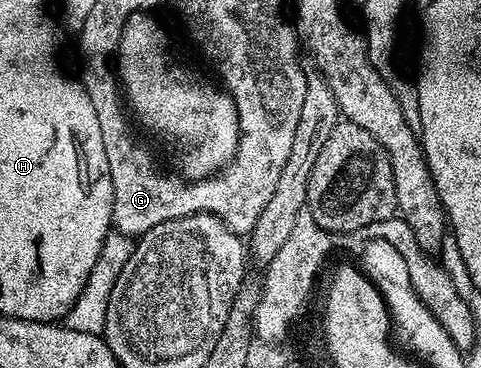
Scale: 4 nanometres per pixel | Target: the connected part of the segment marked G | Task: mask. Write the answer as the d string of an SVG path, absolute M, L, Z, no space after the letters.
M126 109L113 119L115 134L120 142L116 146L108 145L107 148L107 171L113 184L111 220L118 233L142 236L149 232L149 228L165 220L201 213L218 216L234 234L247 236L251 233L260 210L267 204L277 185L282 165L287 160L293 143L294 132L277 130L279 126L263 126L263 142L239 142L239 150L231 165L224 166L210 178L191 180L185 184L182 177L174 173L166 174L155 167L150 152L135 143L135 138L127 127L128 120Z

